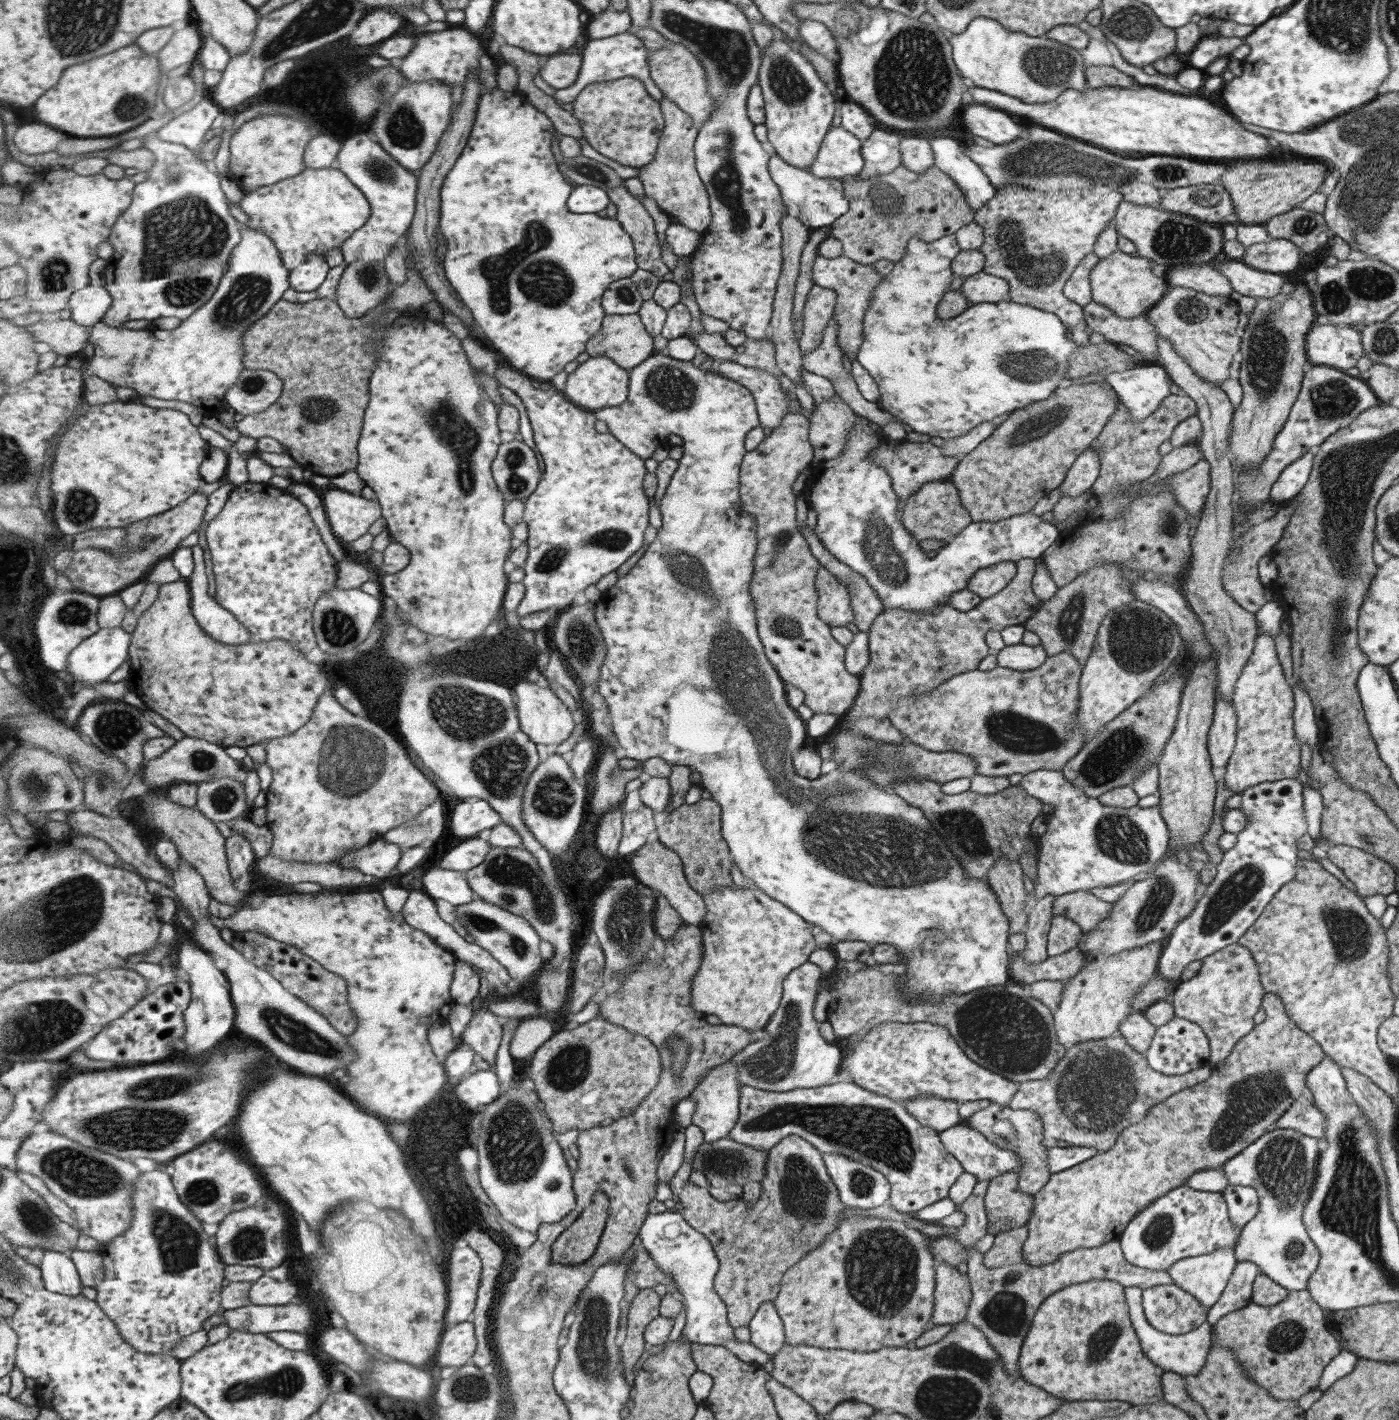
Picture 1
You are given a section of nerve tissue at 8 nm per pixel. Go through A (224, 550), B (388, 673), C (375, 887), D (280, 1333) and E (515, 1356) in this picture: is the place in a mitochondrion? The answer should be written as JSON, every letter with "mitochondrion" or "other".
{"A":"other","B":"other","C":"other","D":"other","E":"other"}

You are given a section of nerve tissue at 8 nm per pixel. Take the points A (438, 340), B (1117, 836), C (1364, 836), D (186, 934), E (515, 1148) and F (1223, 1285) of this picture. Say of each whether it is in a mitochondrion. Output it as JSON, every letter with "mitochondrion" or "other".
{"A":"other","B":"mitochondrion","C":"mitochondrion","D":"other","E":"mitochondrion","F":"other"}

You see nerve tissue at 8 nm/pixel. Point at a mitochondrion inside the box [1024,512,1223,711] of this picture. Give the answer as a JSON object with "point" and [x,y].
{"point":[1140,640]}

